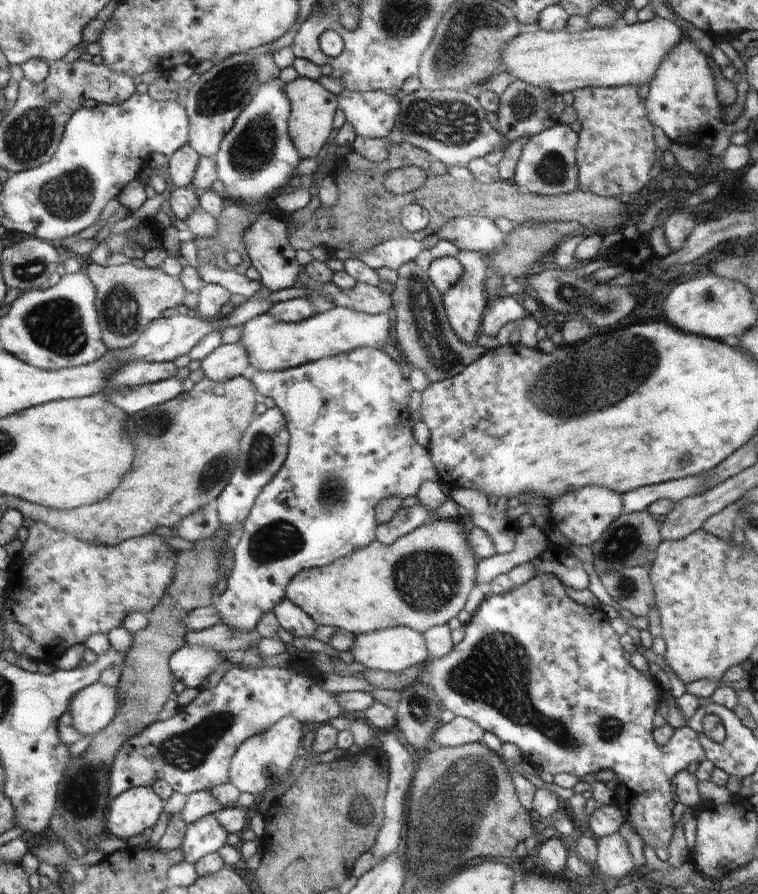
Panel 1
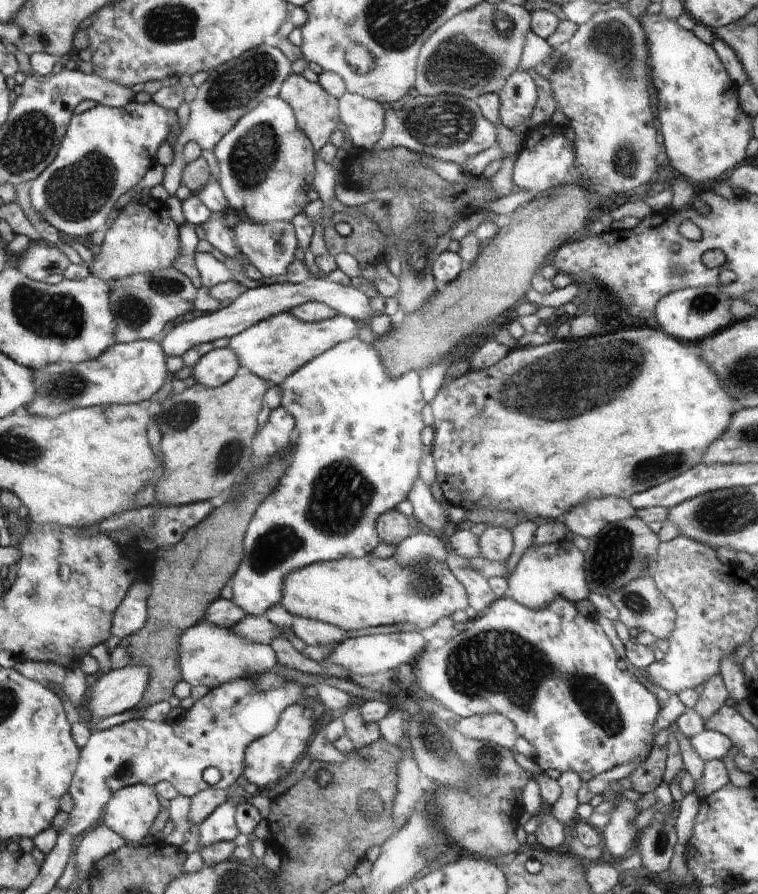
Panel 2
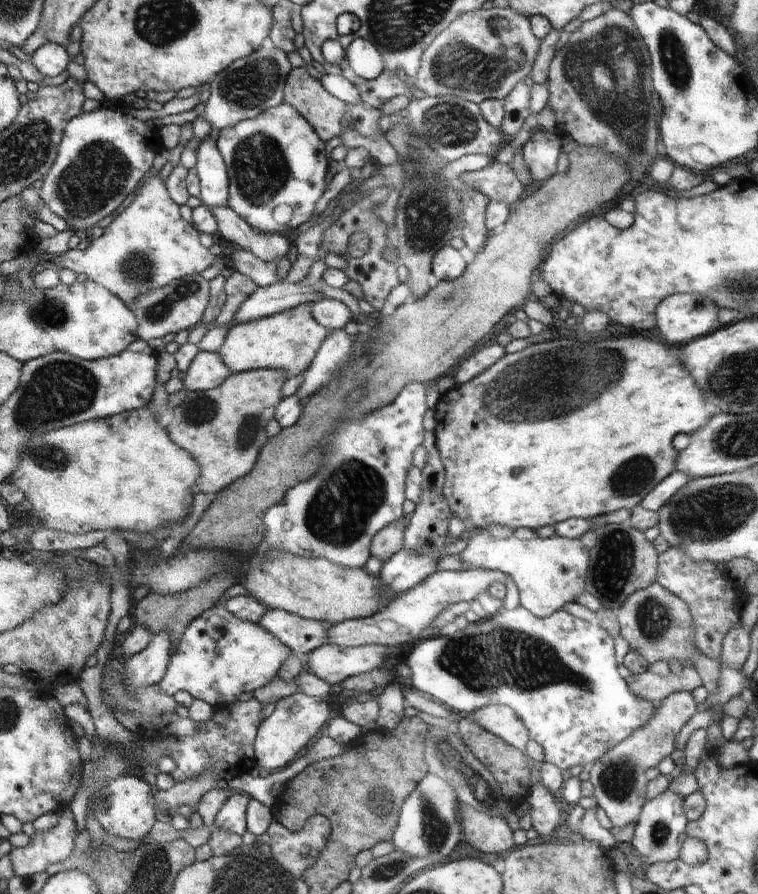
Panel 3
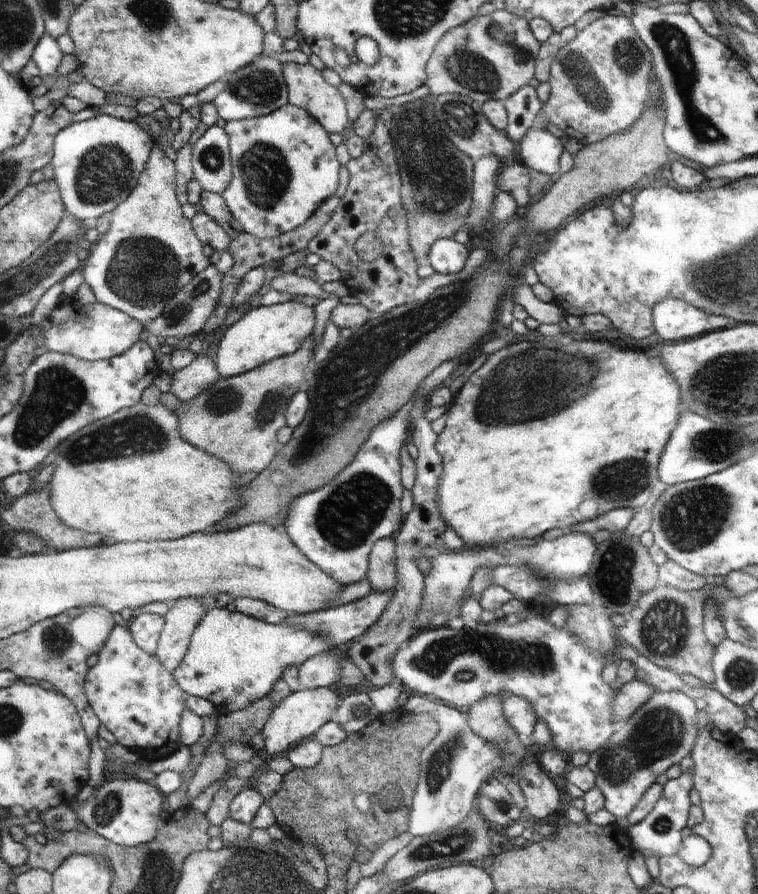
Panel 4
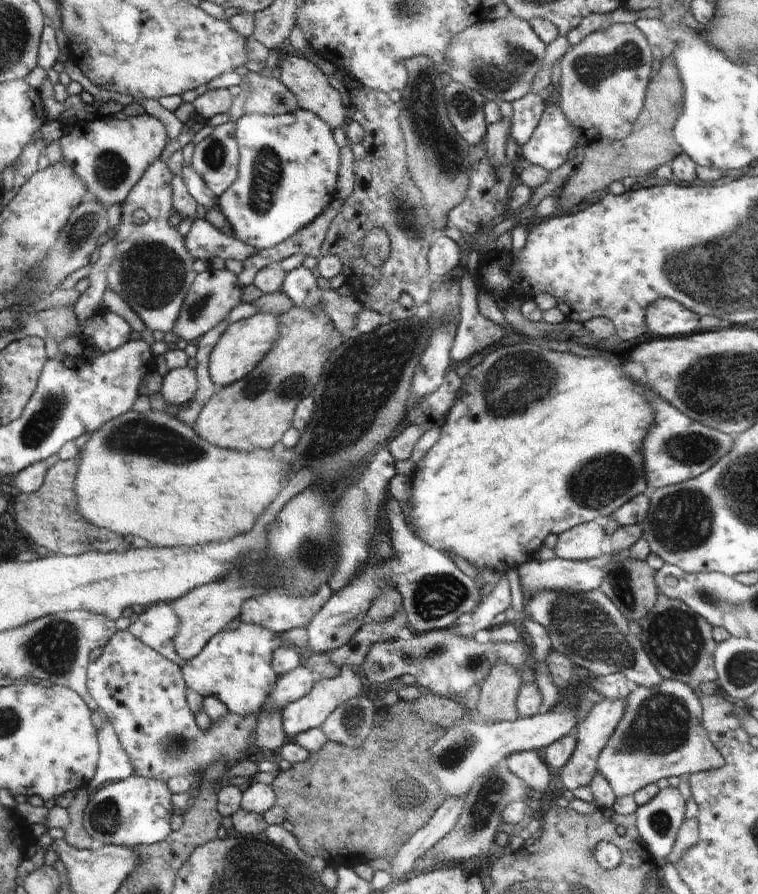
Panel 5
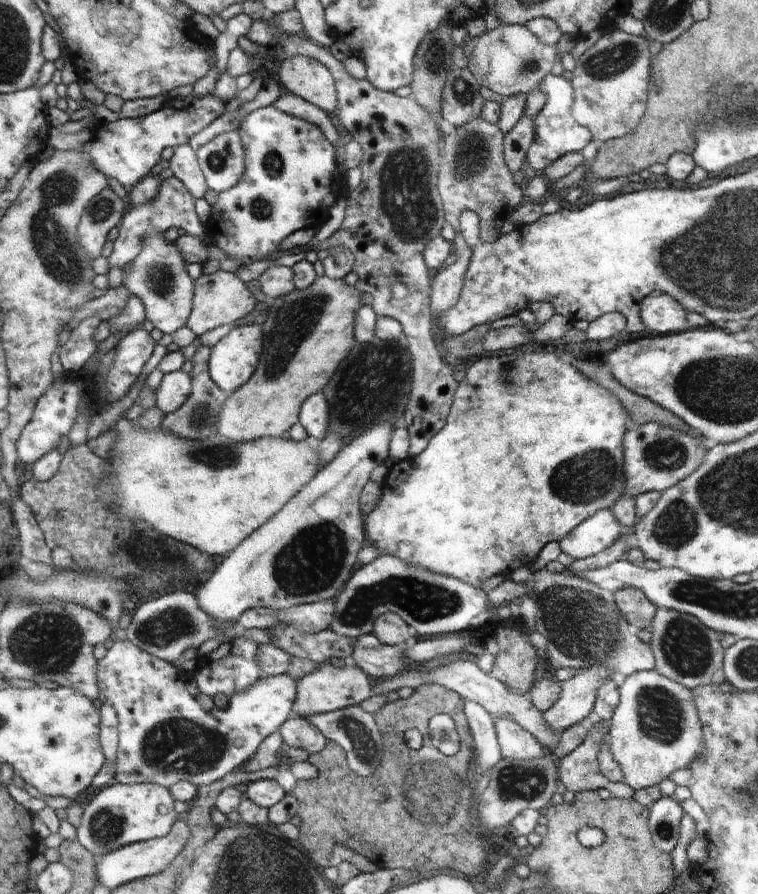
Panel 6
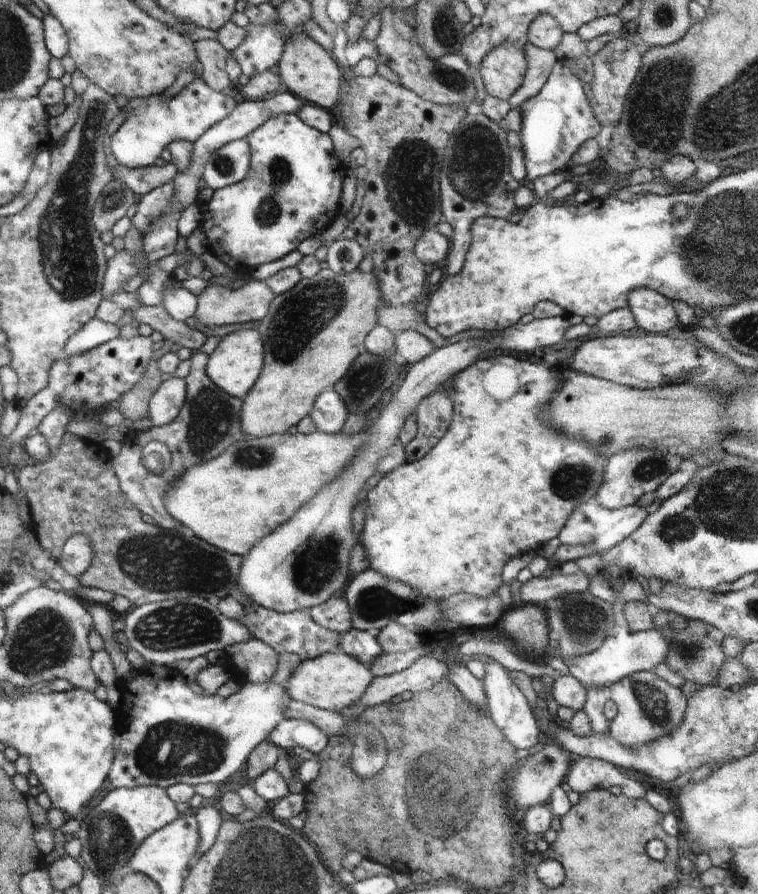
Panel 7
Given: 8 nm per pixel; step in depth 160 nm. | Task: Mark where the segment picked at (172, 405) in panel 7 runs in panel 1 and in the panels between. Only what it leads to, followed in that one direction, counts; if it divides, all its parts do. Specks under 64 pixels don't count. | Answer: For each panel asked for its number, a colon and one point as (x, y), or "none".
1: (228, 361)
2: (218, 366)
3: (208, 370)
4: (201, 373)
5: (180, 385)
6: (174, 389)

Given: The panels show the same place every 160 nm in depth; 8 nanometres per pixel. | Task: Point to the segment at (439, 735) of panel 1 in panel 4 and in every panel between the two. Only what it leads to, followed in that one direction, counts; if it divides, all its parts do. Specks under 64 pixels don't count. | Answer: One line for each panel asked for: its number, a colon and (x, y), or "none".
2: (495, 728)
3: (501, 720)
4: (519, 712)

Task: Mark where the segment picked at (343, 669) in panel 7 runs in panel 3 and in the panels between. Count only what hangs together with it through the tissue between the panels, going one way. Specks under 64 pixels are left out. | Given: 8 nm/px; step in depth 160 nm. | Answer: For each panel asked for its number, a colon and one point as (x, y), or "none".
3: (295, 719)
4: (300, 715)
5: (312, 711)
6: (327, 688)

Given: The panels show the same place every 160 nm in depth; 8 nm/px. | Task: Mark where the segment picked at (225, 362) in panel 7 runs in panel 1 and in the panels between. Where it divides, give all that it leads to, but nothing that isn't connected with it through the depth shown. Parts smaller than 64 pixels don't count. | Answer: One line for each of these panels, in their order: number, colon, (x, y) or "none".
1: (273, 346)
2: (274, 348)
3: (289, 340)
4: (263, 334)
5: (243, 345)
6: (233, 360)

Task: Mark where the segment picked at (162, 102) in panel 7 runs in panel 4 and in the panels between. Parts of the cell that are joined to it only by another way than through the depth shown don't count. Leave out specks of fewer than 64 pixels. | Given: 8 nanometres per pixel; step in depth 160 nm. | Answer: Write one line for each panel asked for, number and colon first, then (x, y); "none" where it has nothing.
4: (97, 162)
5: (110, 155)
6: (126, 149)

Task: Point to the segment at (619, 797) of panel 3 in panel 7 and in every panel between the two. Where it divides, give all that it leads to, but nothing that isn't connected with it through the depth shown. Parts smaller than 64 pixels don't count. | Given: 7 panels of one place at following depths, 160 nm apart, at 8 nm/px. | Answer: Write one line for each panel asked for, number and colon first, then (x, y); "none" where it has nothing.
4: (663, 731)
5: (660, 735)
6: (655, 730)
7: (648, 708)

